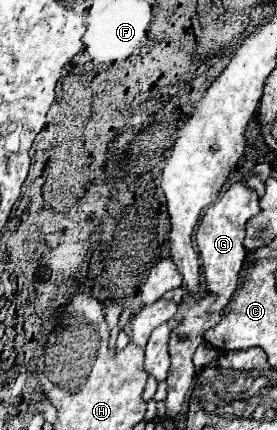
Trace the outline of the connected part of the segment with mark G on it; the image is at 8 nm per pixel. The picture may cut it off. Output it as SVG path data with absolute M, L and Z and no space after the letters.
M240 178L210 206L214 210L214 214L212 214L214 222L206 224L206 212L202 216L202 222L196 230L196 246L198 246L198 252L200 252L200 260L202 260L202 274L204 274L206 290L218 294L210 312L222 310L228 304L228 300L230 300L230 296L236 288L238 272L240 272L244 258L246 258L246 248L244 248L246 222L260 212L258 202L260 202L260 198L258 198L256 190L248 188L246 180Z

